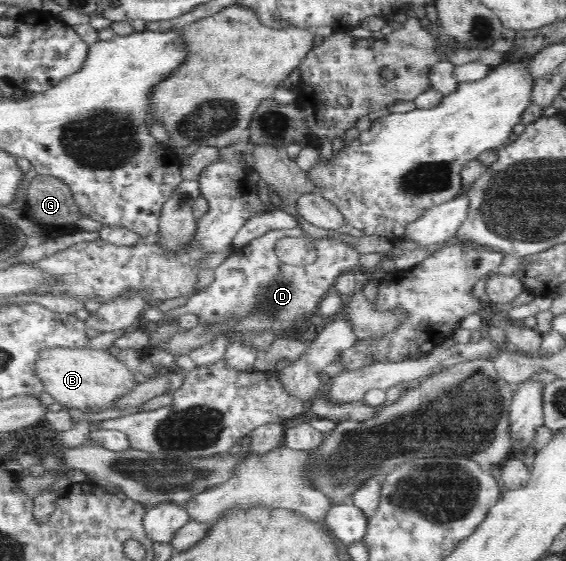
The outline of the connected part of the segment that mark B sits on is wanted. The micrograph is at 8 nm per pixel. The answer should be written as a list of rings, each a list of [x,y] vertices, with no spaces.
[[[87,346],[45,348],[39,352],[35,371],[43,382],[44,391],[51,394],[62,408],[68,409],[110,407],[138,385],[138,377],[114,355],[107,350],[92,349]]]

